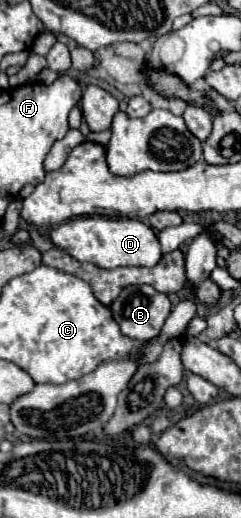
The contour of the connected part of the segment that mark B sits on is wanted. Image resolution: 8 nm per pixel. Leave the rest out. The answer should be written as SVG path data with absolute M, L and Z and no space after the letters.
M144 284L124 288L110 304L110 310L122 334L138 342L148 342L160 334L172 306L166 294Z

